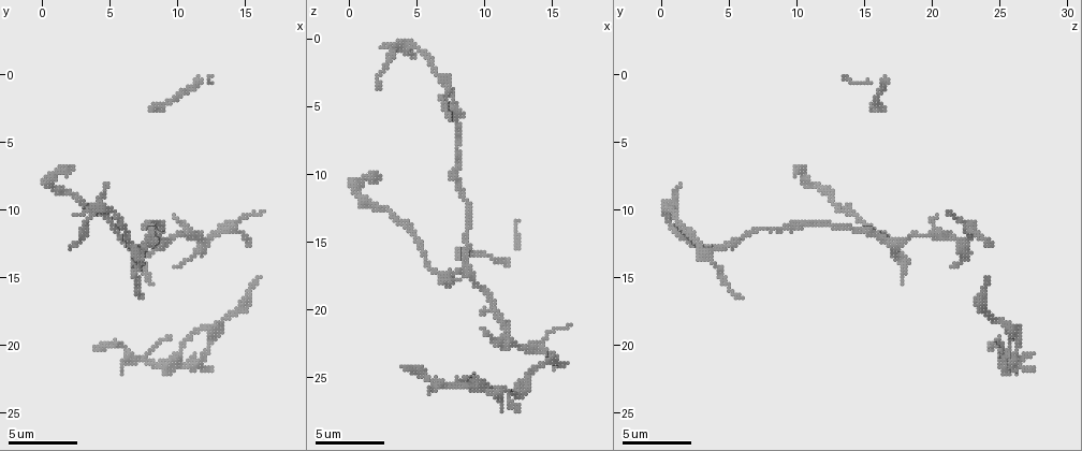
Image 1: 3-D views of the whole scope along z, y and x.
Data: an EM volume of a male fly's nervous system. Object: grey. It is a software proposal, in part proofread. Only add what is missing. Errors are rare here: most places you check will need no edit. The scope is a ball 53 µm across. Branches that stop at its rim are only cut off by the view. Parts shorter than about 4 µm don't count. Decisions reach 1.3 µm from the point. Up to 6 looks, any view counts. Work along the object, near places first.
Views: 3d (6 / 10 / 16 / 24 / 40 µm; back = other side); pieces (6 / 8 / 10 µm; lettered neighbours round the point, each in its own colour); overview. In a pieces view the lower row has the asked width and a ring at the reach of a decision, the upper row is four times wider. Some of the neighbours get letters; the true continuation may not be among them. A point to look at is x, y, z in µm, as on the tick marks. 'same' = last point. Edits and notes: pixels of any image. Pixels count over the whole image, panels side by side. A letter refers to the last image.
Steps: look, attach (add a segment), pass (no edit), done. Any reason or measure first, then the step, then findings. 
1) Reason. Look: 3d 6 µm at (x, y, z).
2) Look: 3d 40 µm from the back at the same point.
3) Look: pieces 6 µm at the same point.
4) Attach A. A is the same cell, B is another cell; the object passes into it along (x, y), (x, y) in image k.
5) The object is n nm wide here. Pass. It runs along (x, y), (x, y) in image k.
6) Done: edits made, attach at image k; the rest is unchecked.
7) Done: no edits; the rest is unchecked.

Tapers out. Look: pieces 6 µm at (2.2, 12.6, 3.6).

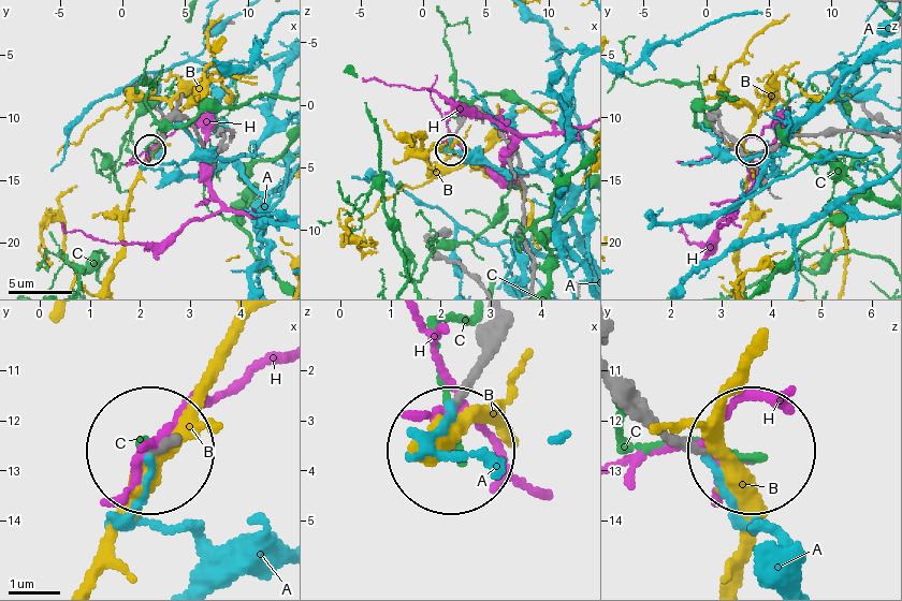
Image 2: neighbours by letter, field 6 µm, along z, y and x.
Pass. A, B, C and H are other cells; it runs along (628, 390), (680, 437), (753, 454) in image 2; none of them fits.

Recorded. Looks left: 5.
Thin end. Look: pieces 6 µm at (7.4, 16.4, 5.6).

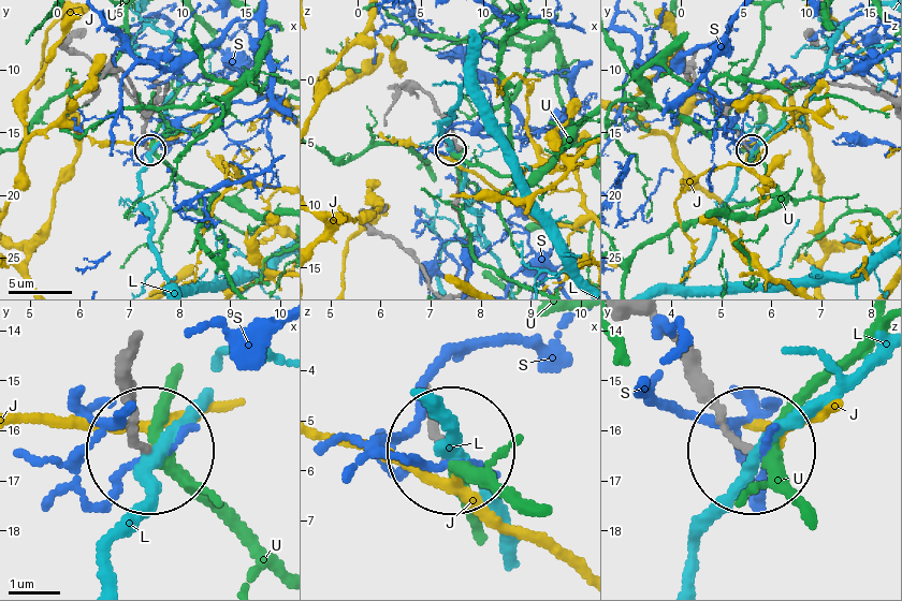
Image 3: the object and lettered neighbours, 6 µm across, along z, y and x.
The object is 120 nm wide here. Pass. J, L, S and U are other cells; it runs along (660, 327), (742, 452) in image 3; no lettered segment goes on from it.

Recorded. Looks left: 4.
Look: pieces 6 µm at (10.0, 10.6, 20.4).

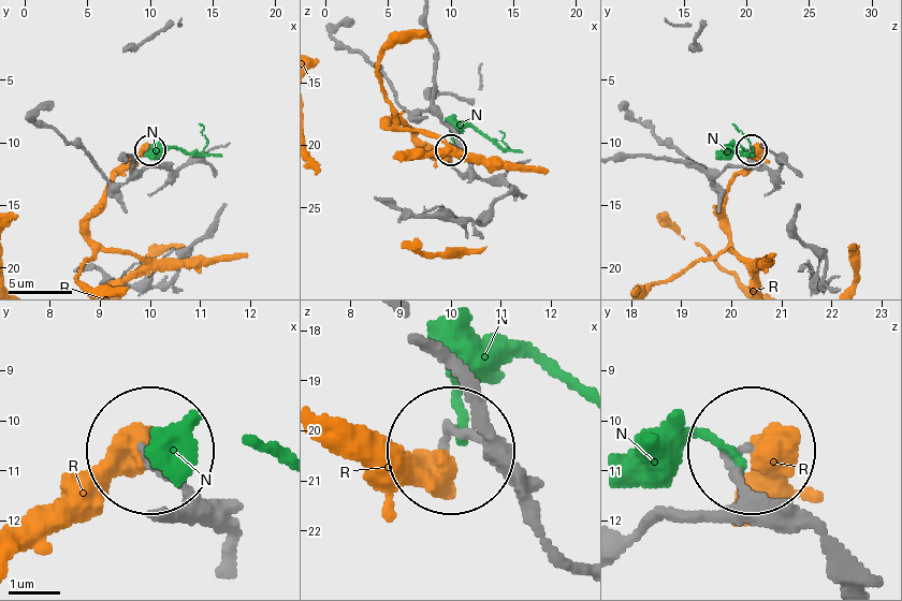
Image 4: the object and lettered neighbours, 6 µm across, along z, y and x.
Pass. N and R are other cells; none of them fits.

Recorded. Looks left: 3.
Done: no edits; the rest is unchecked.

